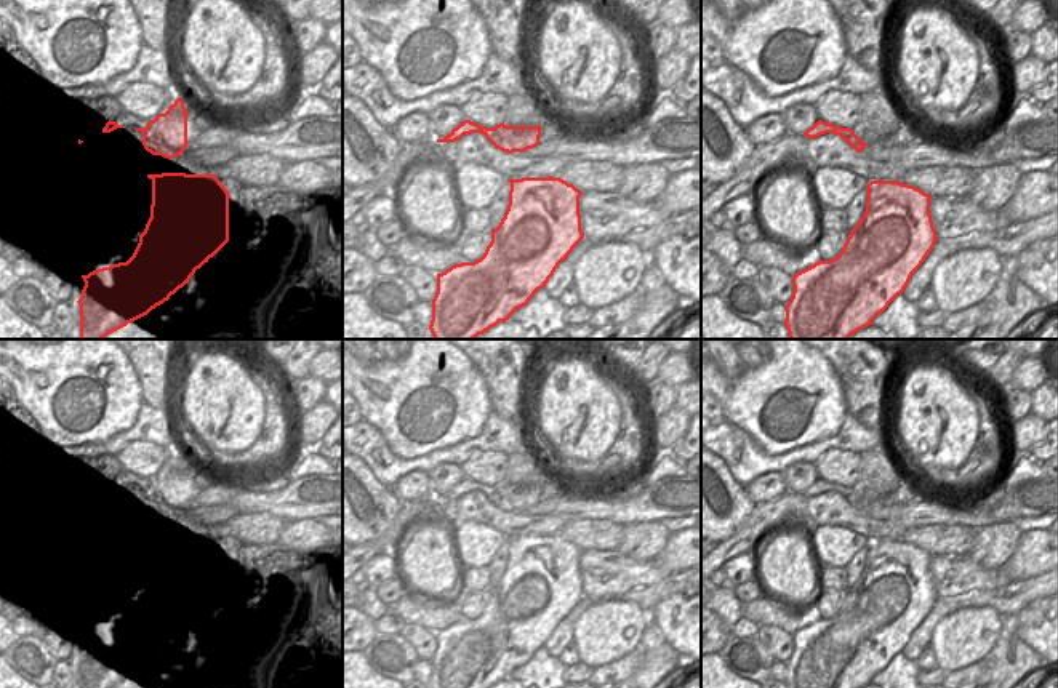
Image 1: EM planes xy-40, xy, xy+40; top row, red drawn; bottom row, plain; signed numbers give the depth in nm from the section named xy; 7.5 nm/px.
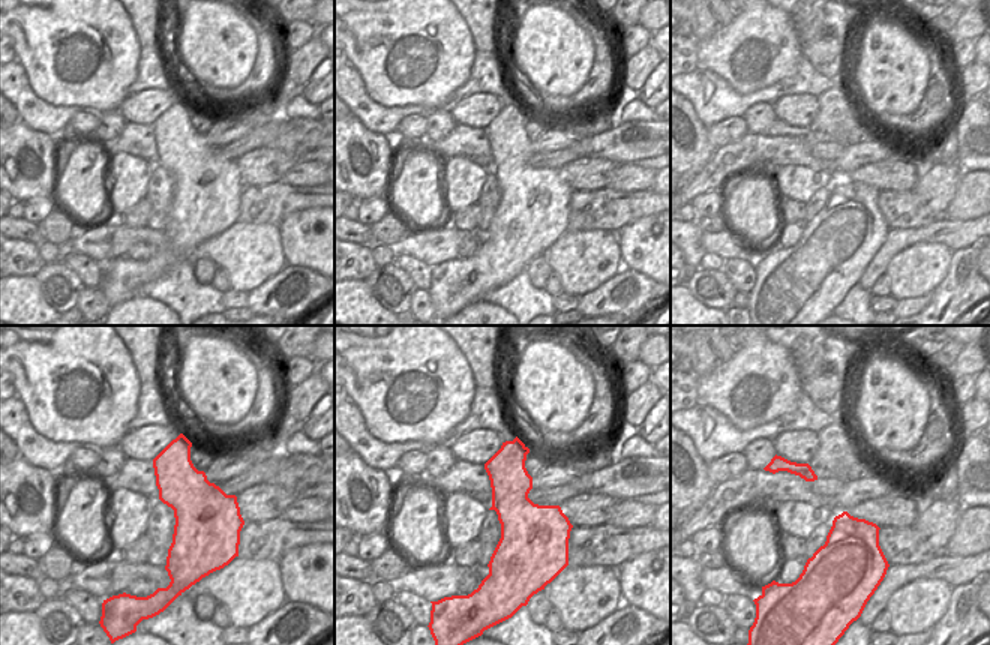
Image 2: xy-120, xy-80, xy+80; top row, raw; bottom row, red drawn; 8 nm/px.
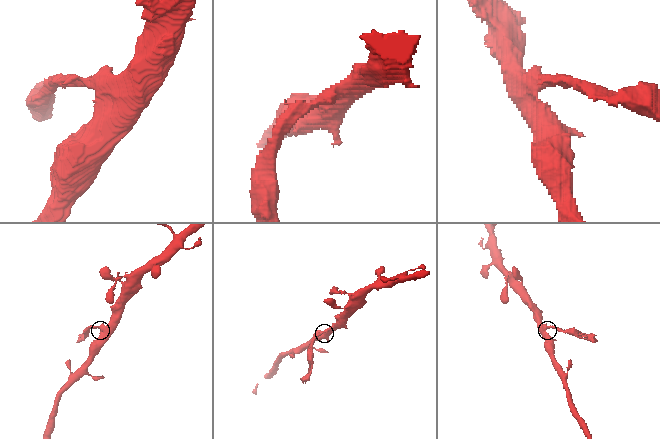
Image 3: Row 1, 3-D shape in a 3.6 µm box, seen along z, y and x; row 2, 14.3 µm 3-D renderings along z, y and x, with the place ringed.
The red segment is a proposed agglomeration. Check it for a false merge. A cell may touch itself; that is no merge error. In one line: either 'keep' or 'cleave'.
cleave

